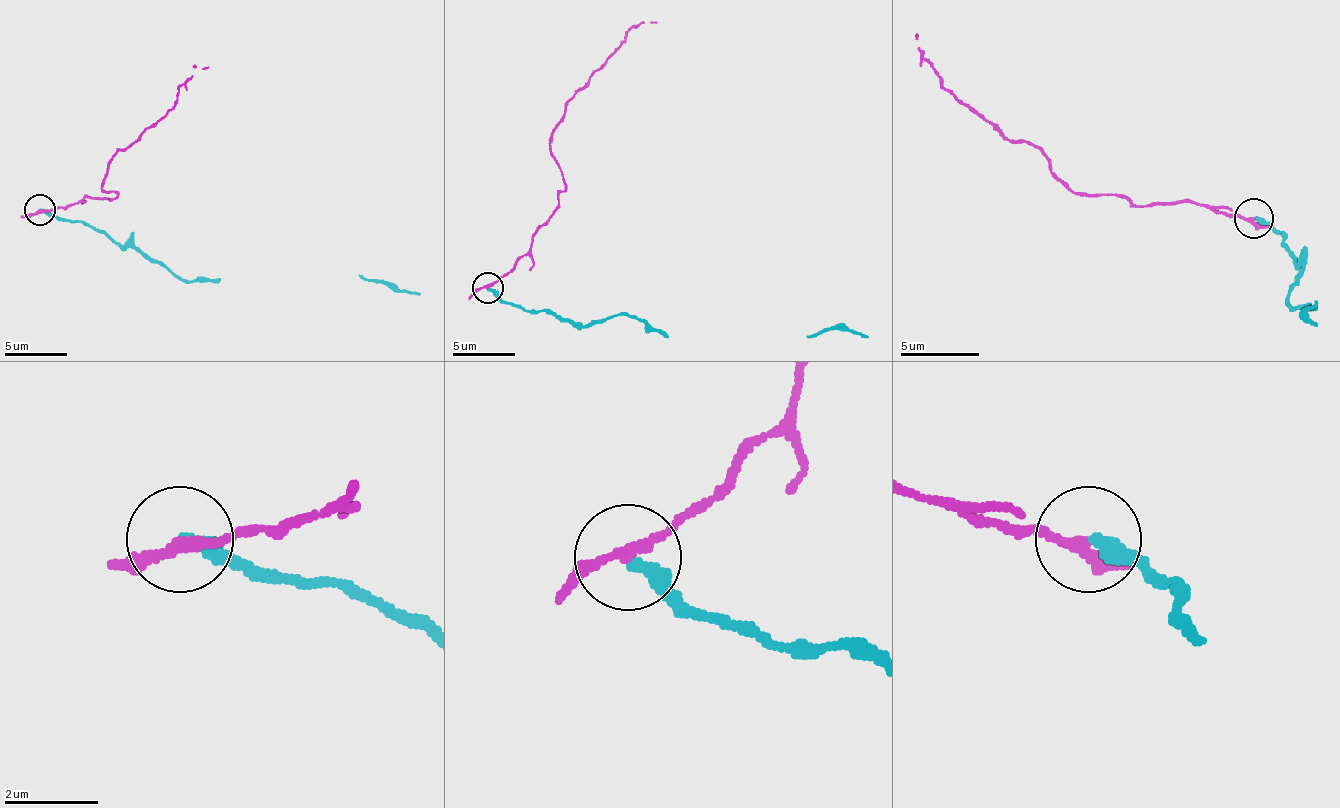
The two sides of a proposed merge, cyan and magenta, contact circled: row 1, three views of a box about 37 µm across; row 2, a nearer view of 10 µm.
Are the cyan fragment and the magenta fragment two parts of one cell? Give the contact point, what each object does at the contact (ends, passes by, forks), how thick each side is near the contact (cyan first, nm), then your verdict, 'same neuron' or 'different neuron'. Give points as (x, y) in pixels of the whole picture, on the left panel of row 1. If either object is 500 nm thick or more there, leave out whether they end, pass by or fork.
at (39, 210); cyan ends there; magenta passes by; 320 nm thick on the cyan side, 200 nm on the other; different neuron

